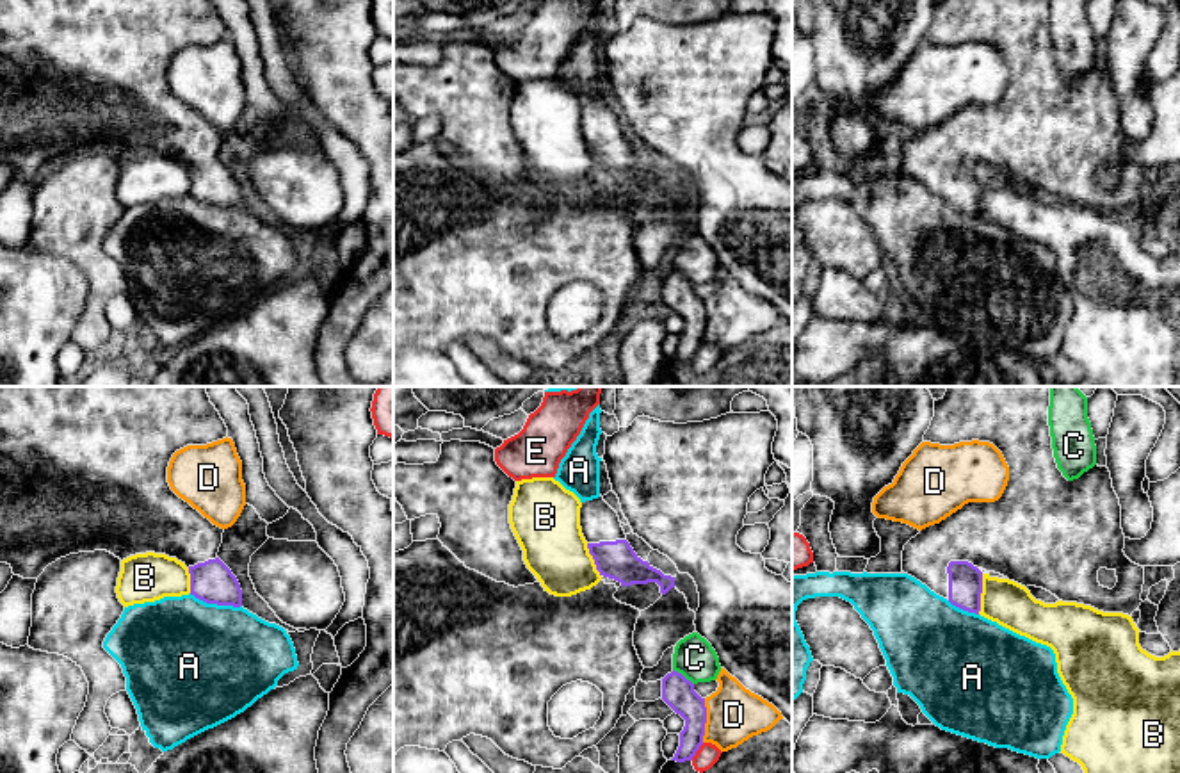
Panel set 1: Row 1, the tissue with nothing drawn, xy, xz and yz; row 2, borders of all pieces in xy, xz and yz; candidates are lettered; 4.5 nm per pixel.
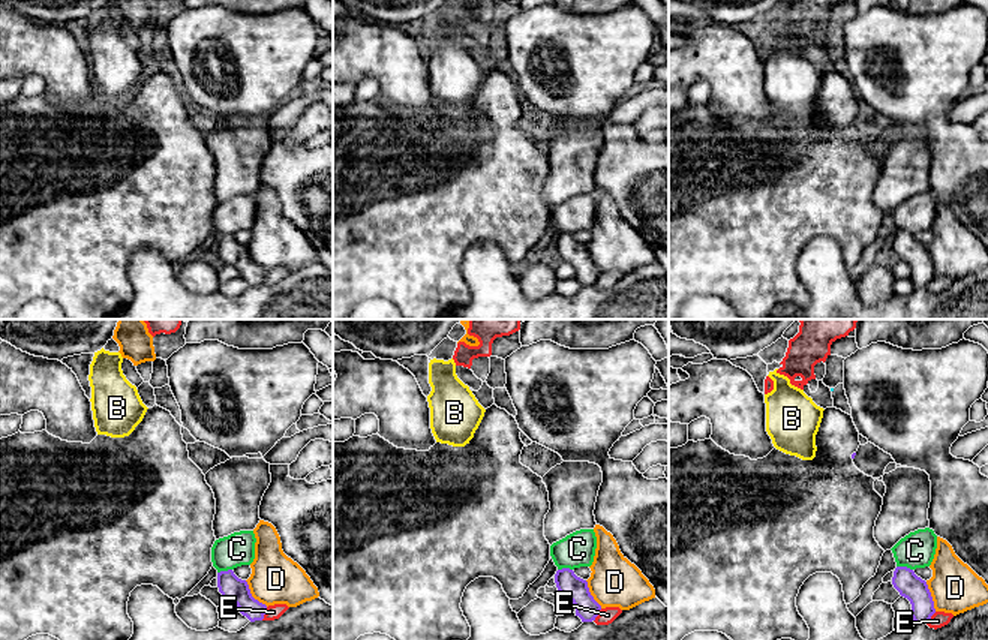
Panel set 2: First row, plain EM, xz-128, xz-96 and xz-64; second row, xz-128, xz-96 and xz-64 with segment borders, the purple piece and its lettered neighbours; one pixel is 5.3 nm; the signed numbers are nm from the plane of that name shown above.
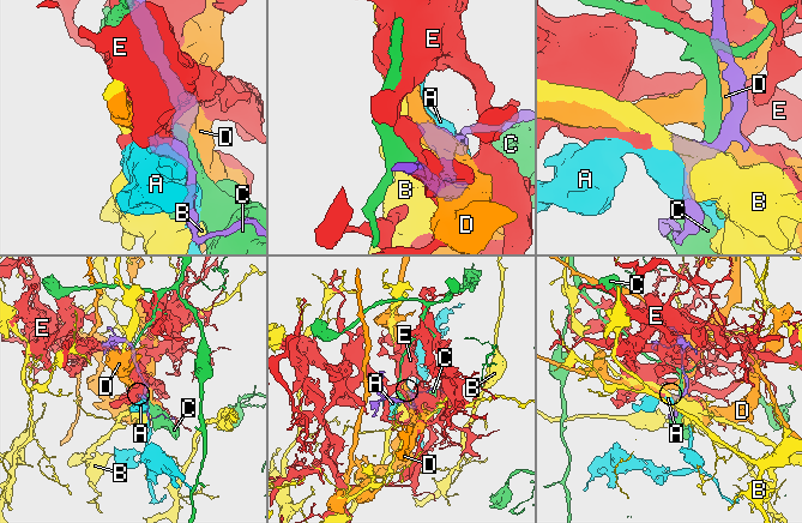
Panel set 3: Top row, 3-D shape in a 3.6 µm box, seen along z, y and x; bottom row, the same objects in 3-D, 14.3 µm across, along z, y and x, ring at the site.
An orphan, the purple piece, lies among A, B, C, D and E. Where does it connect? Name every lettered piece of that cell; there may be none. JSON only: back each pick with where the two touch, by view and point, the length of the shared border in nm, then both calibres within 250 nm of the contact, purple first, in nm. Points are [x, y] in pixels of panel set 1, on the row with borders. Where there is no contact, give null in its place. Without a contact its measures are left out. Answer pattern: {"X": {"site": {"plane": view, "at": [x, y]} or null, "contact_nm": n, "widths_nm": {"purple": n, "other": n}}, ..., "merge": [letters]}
{"merge": []}

